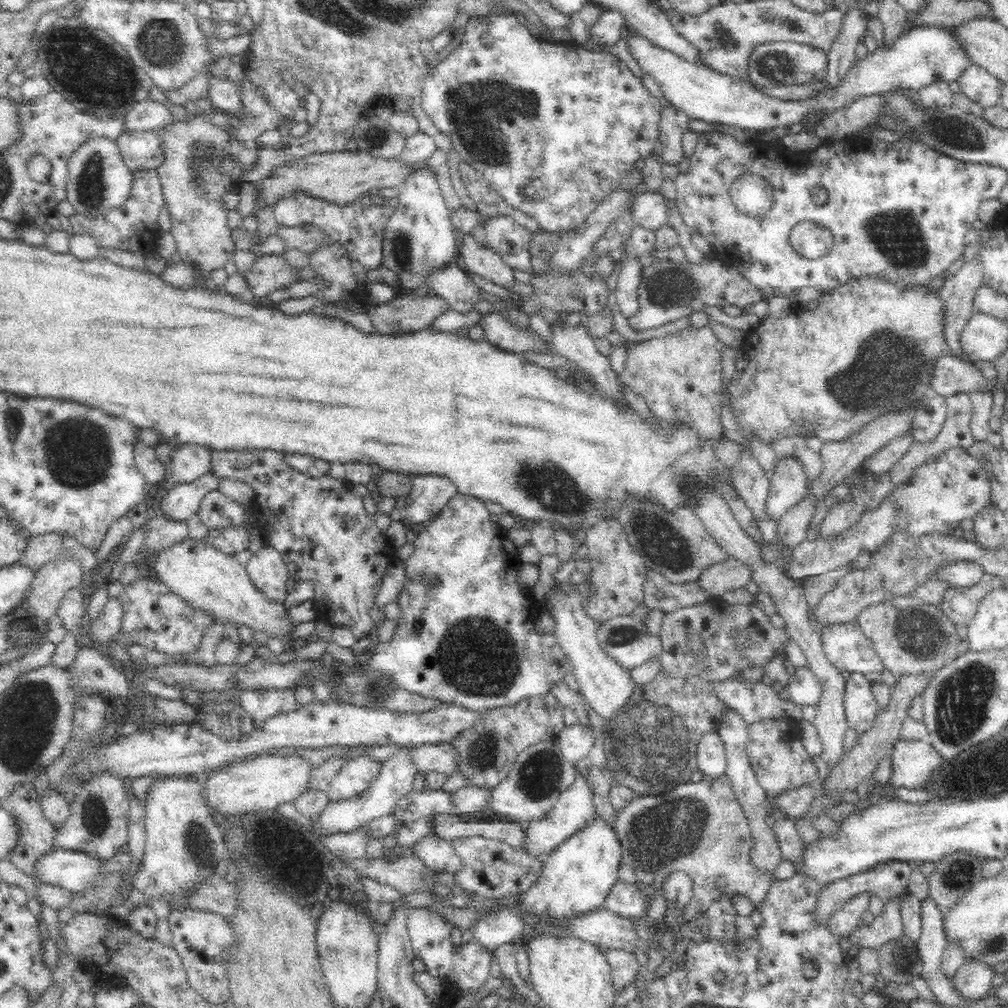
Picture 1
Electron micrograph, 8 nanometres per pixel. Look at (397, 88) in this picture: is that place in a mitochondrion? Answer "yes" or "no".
no

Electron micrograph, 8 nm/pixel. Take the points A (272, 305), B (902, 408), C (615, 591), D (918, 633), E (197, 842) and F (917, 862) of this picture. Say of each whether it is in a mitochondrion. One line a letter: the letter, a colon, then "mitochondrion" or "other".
A: other
B: mitochondrion
C: other
D: mitochondrion
E: mitochondrion
F: other

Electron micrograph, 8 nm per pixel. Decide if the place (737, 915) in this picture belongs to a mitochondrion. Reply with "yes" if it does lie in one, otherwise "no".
no

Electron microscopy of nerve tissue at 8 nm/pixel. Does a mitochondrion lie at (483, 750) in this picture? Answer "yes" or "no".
yes

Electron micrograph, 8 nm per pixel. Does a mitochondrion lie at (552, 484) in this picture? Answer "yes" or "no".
yes

